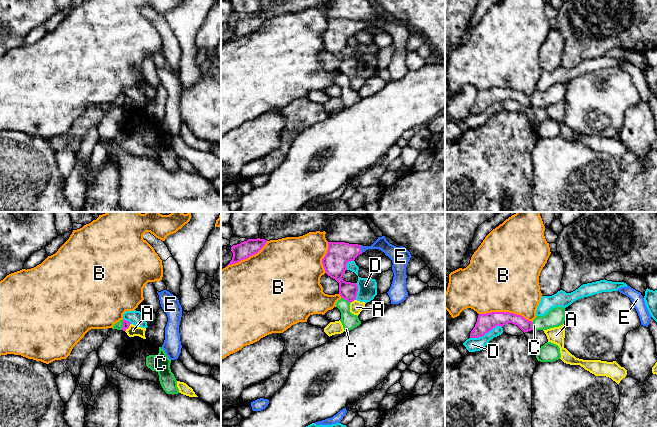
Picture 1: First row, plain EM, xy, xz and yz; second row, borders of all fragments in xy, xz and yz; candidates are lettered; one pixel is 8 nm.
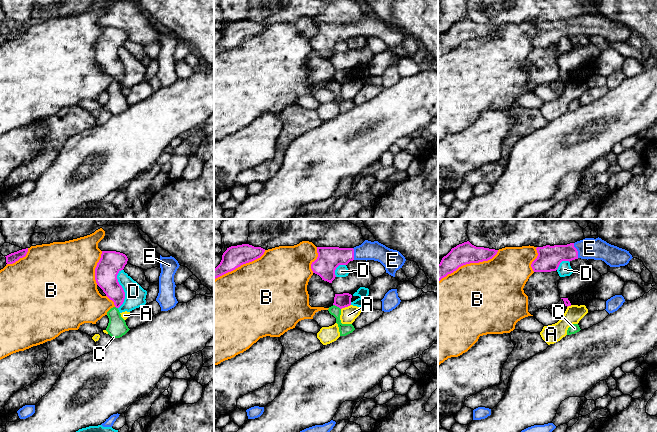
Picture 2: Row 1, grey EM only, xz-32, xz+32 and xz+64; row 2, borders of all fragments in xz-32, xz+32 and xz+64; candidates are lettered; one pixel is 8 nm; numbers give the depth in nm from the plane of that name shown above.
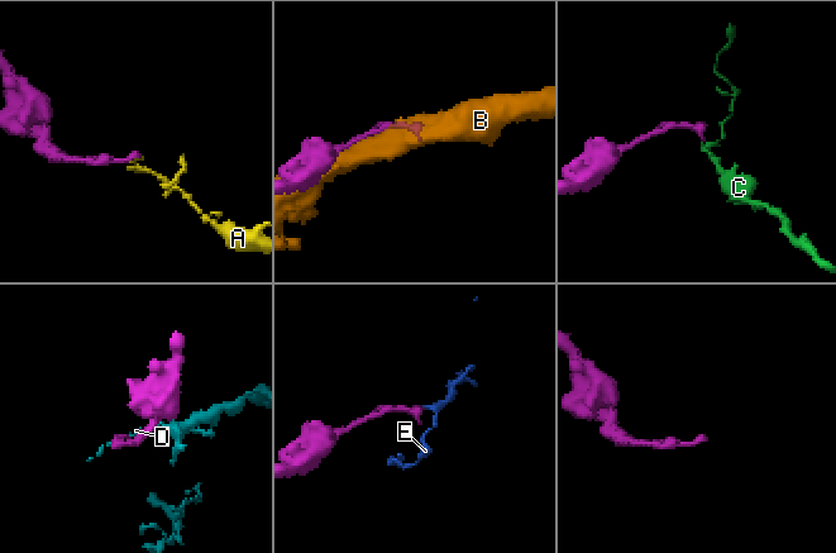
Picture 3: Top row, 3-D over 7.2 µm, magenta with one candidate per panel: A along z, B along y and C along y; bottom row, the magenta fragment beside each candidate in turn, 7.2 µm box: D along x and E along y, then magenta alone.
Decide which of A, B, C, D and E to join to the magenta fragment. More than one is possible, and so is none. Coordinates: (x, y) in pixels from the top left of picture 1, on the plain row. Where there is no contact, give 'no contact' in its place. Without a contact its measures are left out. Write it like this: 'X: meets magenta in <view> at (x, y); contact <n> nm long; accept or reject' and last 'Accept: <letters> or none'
A: meets magenta in xy at (128, 103); contact 80 nm long; reject
B: meets magenta in yz at (506, 88); contact 440 nm long; reject
C: meets magenta in xy at (123, 101); contact 80 nm long; reject
D: meets magenta in yz at (485, 109); contact 280 nm long; reject
E: meets magenta in xz at (360, 25); contact 70 nm long; accept
Accept: E

